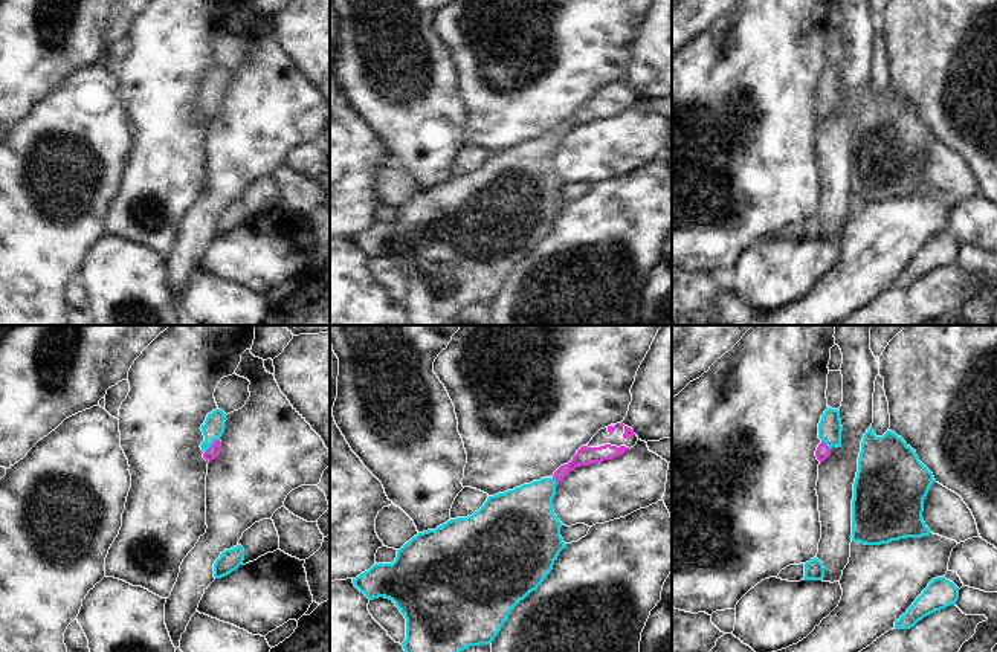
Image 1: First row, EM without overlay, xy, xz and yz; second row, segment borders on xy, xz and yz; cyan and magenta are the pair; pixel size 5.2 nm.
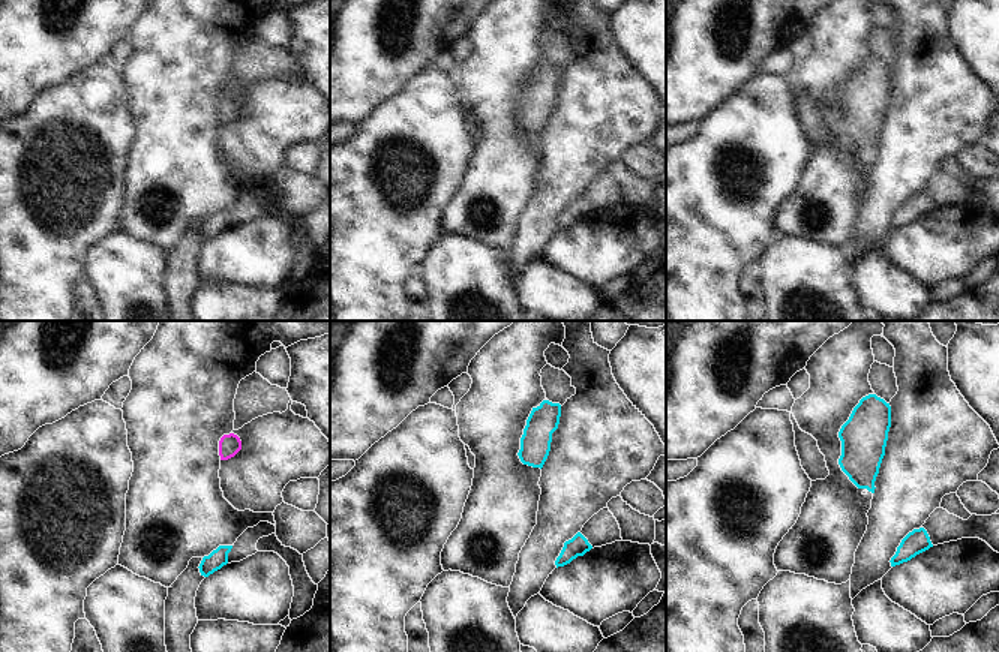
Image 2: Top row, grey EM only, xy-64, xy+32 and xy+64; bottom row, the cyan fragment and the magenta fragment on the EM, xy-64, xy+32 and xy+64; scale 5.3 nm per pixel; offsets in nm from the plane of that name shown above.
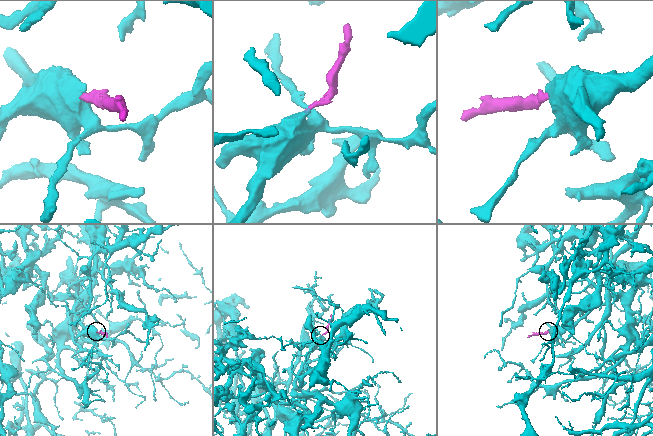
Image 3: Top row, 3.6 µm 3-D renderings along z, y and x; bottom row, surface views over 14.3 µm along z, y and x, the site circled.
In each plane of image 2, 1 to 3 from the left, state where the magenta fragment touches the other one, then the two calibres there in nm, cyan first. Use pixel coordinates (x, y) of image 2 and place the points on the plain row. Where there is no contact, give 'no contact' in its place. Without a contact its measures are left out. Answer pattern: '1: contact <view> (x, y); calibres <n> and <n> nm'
1: no contact
2: no contact
3: no contact

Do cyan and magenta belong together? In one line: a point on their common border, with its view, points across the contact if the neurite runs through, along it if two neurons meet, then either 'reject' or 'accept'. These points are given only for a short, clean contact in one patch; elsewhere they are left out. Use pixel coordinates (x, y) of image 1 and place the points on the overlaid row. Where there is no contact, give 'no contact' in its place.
xy (211, 445) | across xy (212, 429), (211, 445), (212, 452) | accept

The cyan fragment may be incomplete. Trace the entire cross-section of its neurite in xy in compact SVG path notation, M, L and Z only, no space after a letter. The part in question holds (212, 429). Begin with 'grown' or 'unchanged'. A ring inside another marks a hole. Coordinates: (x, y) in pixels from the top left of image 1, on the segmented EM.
grown; M215 409L208 414L205 423L202 424L202 432L205 435L205 441L200 444L203 458L206 461L212 461L220 455L221 441L220 437L224 432L226 414L221 409Z

